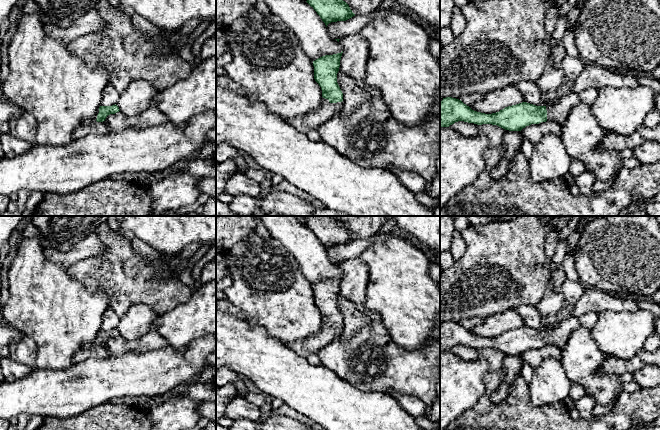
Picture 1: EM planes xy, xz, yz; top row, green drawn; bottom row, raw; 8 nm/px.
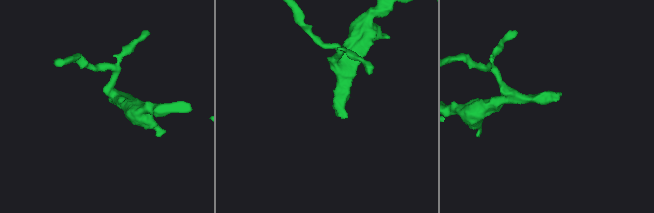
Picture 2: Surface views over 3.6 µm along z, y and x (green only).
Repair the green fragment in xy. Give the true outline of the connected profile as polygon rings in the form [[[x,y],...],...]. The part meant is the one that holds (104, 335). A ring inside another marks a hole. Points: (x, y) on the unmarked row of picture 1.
[[[116,328],[112,330],[100,330],[97,334],[96,340],[93,342],[85,342],[82,345],[82,348],[89,349],[94,346],[103,346],[108,339],[115,338],[119,335],[119,331]]]

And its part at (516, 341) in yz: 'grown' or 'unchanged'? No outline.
grown

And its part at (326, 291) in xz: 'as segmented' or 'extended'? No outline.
extended

